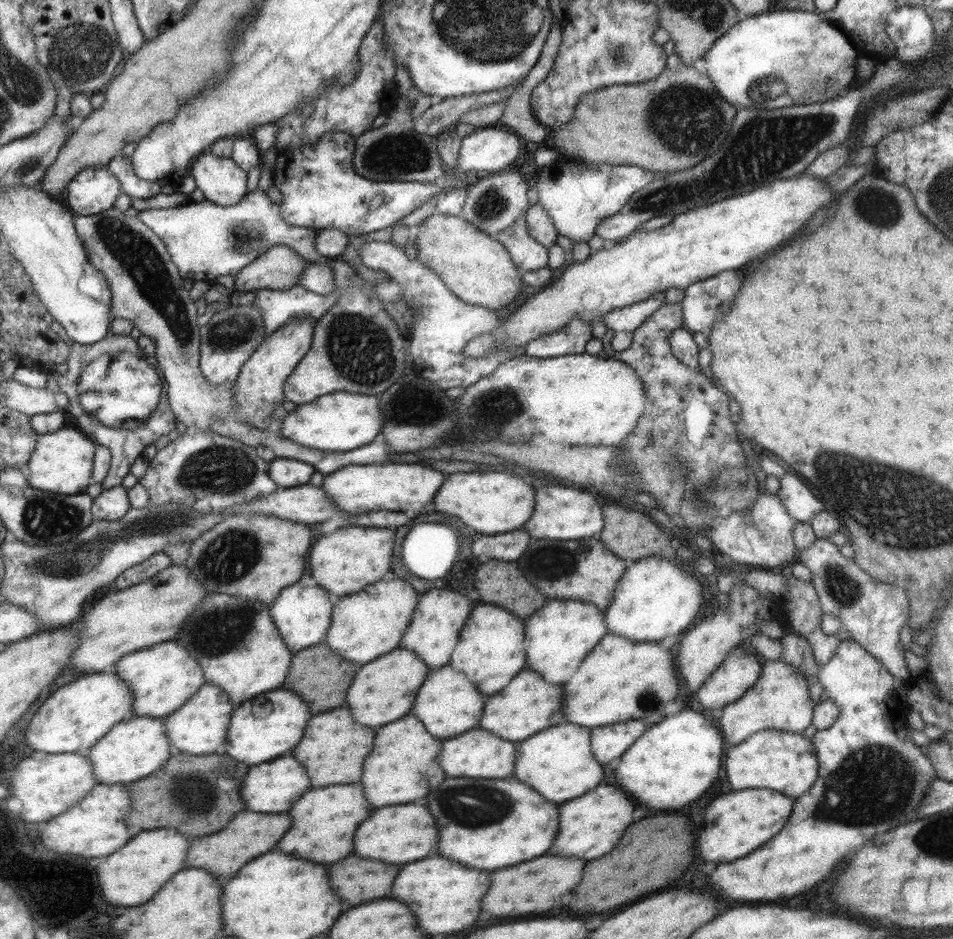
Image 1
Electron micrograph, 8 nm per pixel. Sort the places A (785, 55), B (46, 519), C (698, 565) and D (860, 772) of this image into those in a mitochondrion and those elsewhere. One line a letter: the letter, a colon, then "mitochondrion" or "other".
A: other
B: mitochondrion
C: other
D: mitochondrion

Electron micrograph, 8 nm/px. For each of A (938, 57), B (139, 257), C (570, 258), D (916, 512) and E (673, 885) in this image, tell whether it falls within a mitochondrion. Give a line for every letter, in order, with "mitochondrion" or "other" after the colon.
A: other
B: mitochondrion
C: other
D: mitochondrion
E: other

